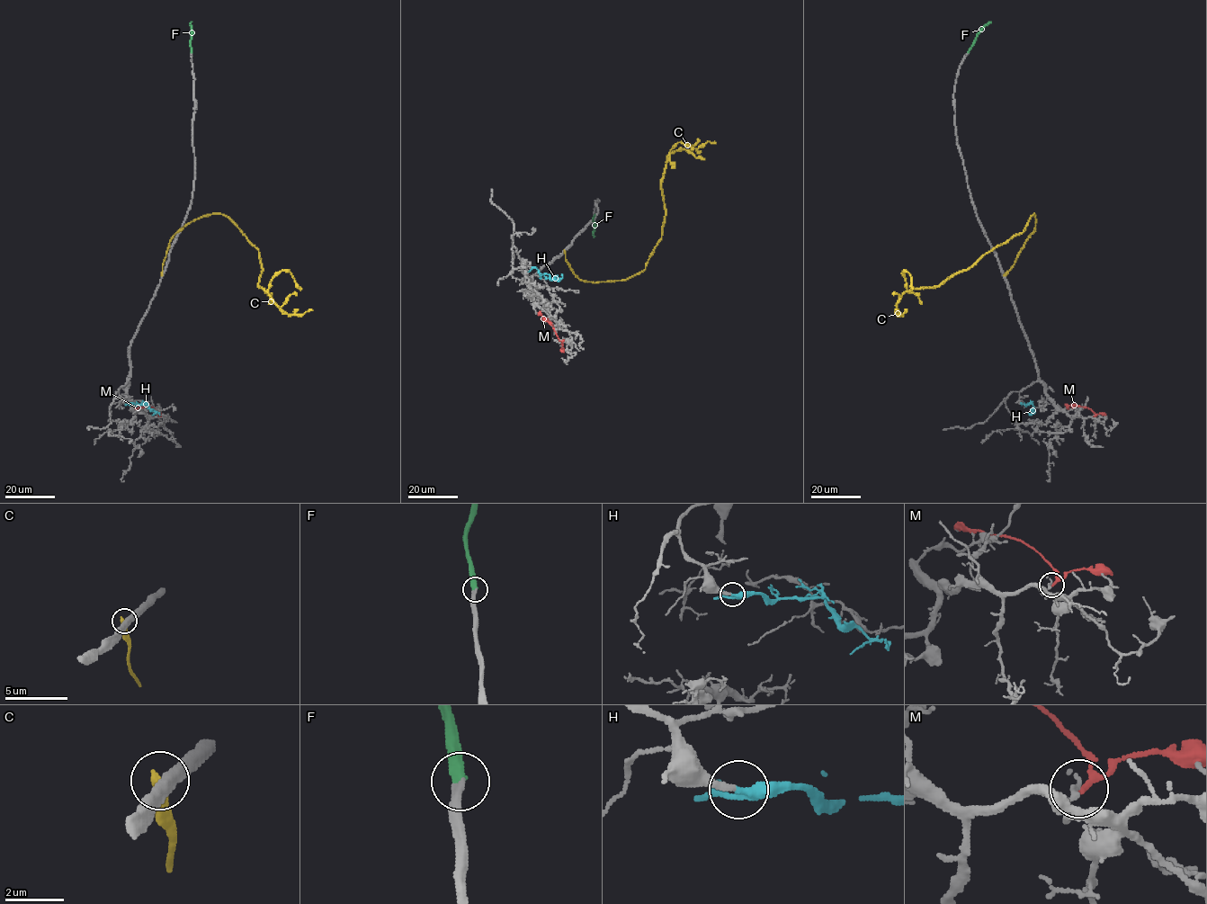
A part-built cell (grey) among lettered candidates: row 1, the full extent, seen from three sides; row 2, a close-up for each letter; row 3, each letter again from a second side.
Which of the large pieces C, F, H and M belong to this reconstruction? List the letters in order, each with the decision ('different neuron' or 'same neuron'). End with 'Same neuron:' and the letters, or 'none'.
C: different neuron
F: same neuron
H: same neuron
M: different neuron
Same neuron: F, H

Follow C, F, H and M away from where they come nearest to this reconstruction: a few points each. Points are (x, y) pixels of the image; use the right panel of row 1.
C: (1004, 275), (1033, 232), (1034, 213), (970, 266), (904, 292), (896, 303), (901, 314), (895, 308)
F: (968, 52), (976, 36), (991, 21)
H: (1021, 404), (1032, 405), (1034, 411), (1028, 412)
M: (1094, 416), (1090, 409), (1080, 406), (1068, 405), (1068, 408)

